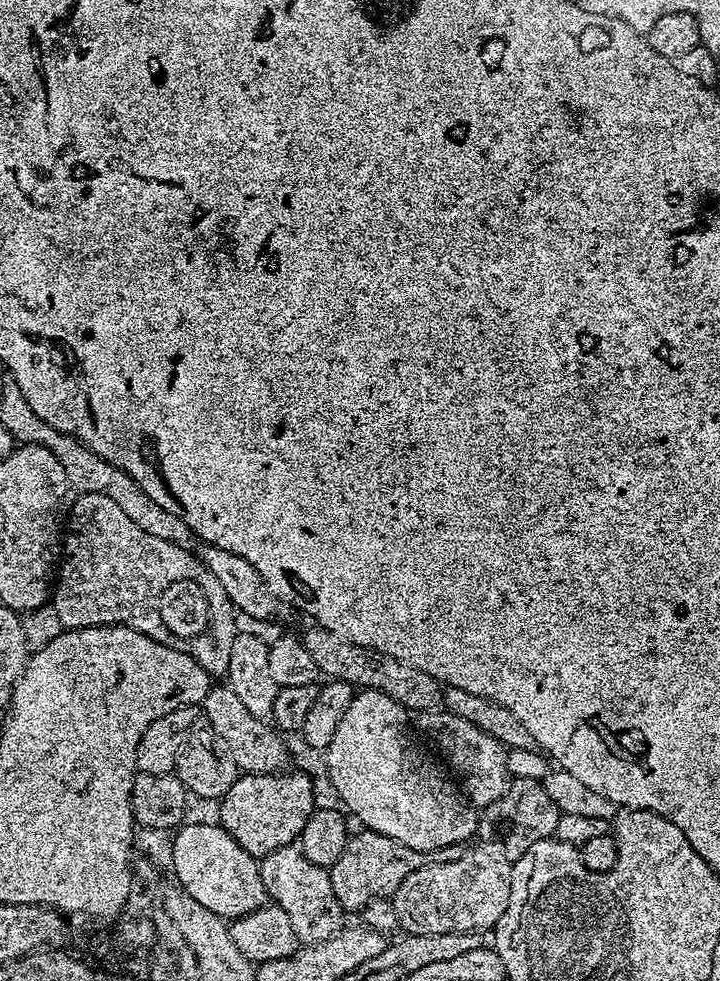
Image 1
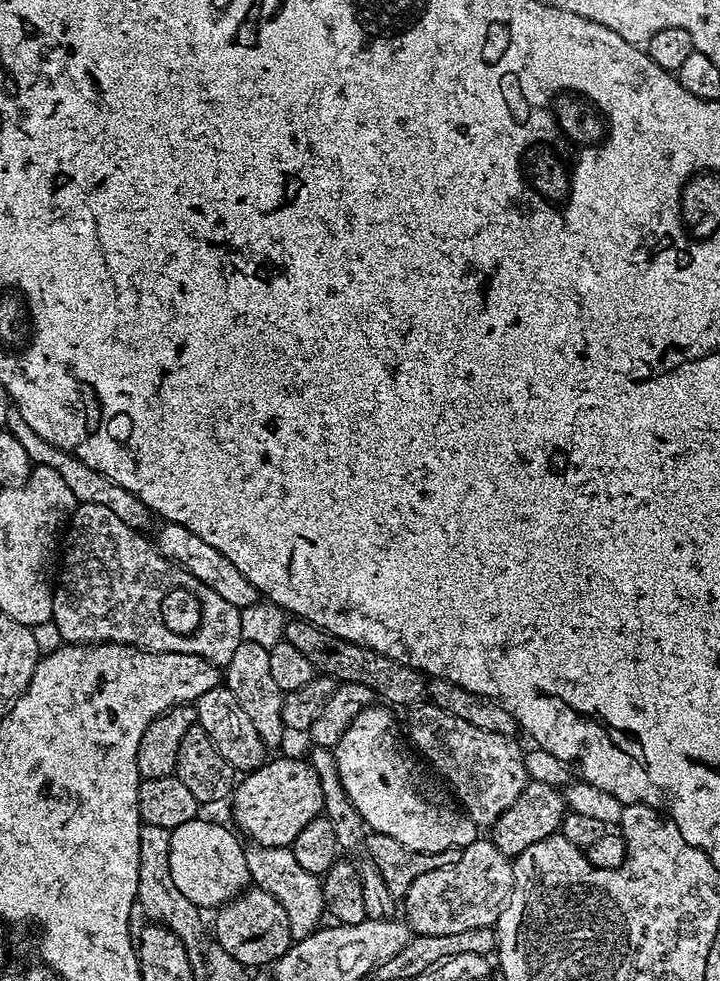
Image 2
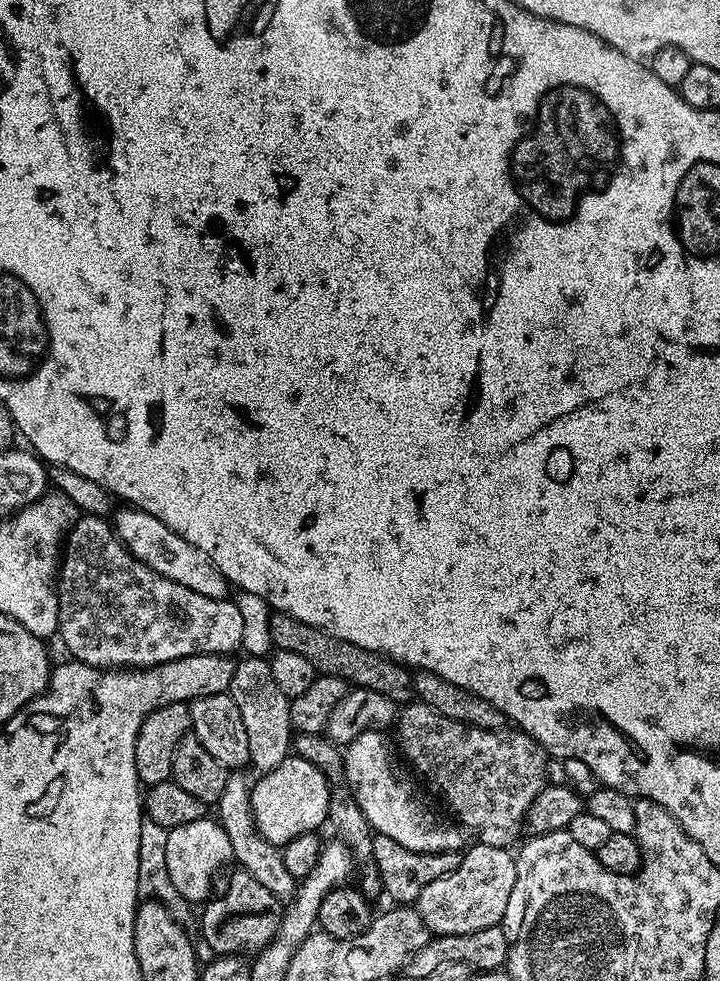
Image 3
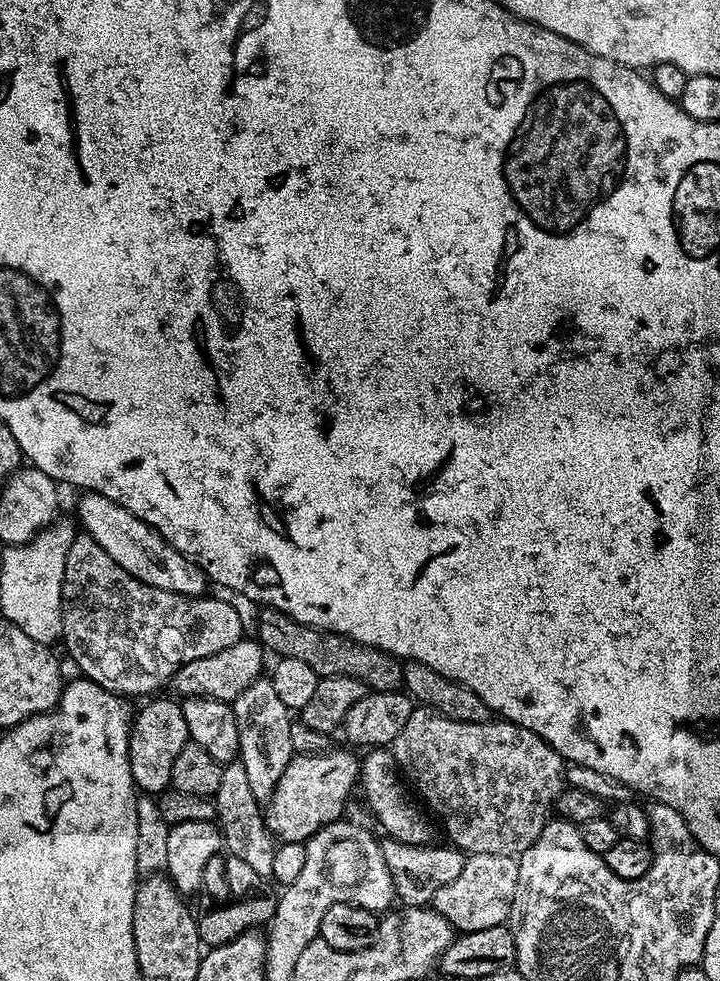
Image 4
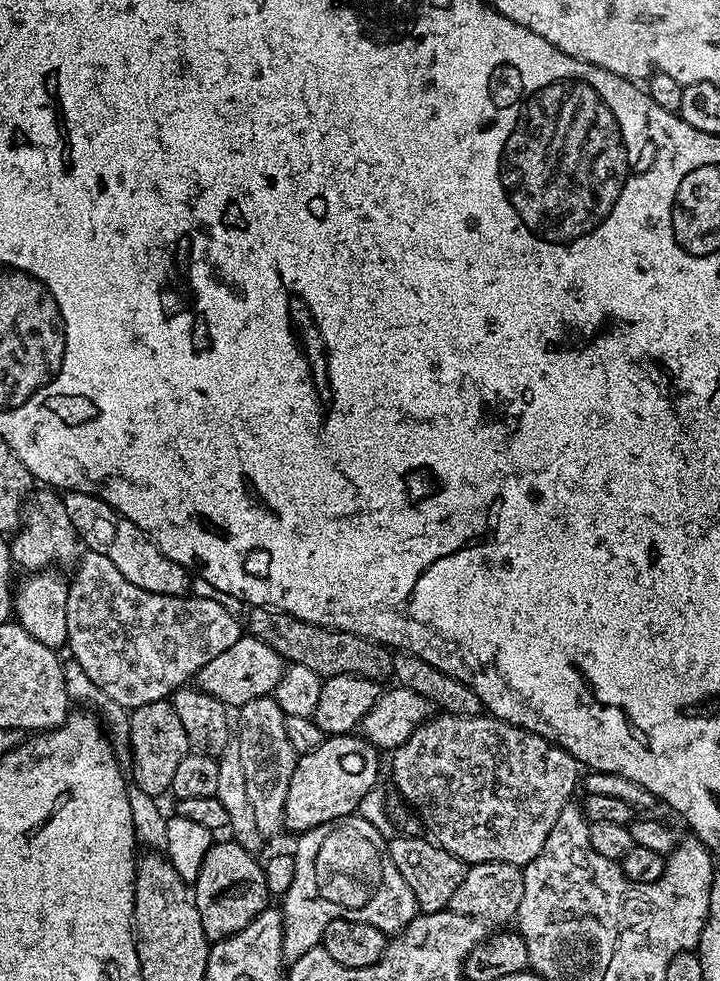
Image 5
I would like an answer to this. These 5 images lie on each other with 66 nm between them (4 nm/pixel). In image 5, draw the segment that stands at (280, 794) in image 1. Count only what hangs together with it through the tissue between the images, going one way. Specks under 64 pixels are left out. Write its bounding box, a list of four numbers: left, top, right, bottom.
[285,734,380,834]

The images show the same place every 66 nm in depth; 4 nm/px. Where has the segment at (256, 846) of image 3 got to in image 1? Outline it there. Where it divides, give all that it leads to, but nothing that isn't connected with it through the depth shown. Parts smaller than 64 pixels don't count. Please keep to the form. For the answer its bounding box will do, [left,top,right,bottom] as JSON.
[259,846,346,945]

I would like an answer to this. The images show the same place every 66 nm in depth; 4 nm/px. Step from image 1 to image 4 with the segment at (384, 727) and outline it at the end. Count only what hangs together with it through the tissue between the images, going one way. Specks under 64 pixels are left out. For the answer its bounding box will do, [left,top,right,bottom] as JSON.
[358,747,433,845]

